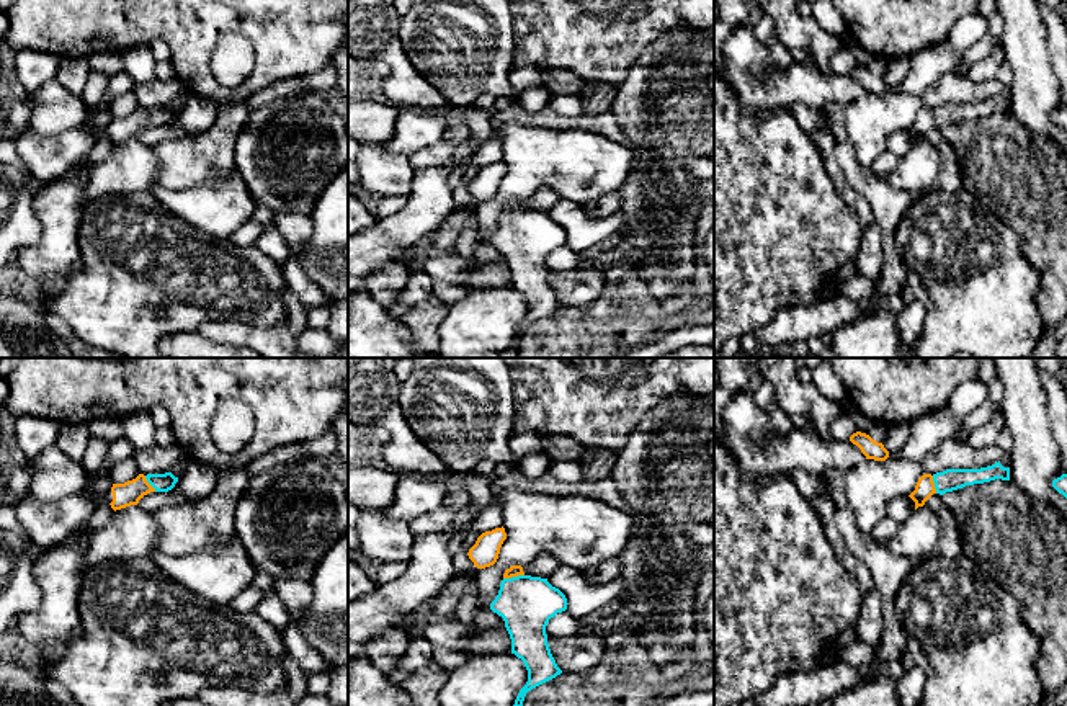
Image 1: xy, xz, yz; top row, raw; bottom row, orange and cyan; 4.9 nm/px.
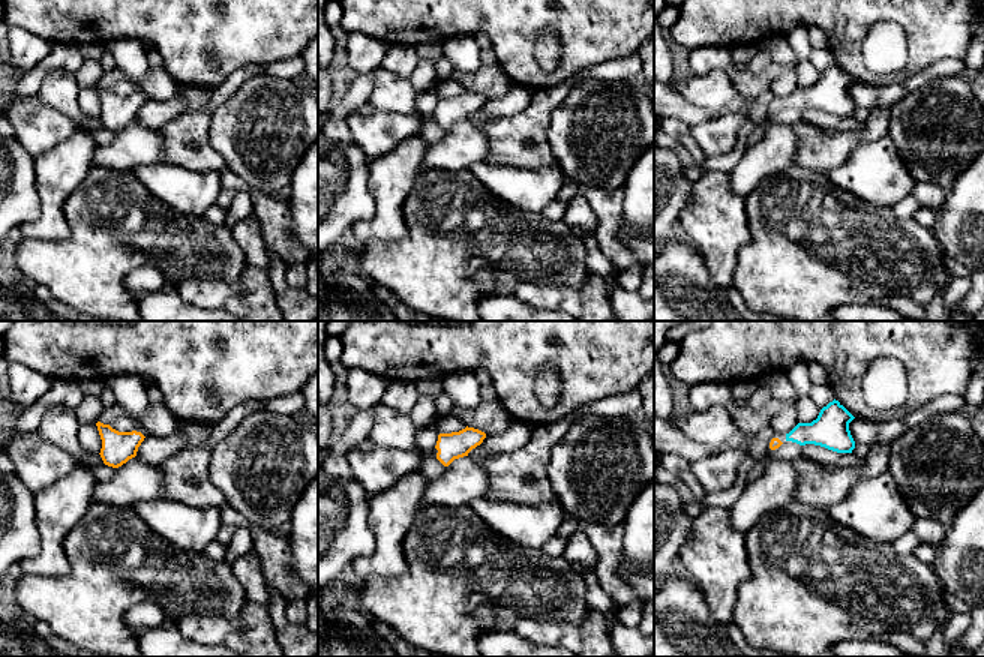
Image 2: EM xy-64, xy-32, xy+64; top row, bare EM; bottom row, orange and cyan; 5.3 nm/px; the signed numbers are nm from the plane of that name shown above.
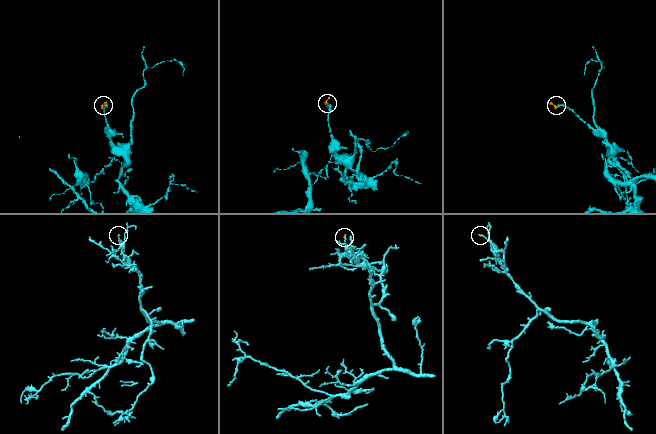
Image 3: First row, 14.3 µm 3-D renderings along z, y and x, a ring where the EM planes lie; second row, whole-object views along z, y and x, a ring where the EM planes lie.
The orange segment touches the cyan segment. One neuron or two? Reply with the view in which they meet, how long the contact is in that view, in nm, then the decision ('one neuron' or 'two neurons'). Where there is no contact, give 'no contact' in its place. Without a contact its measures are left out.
xz | 110 nm | one neuron

